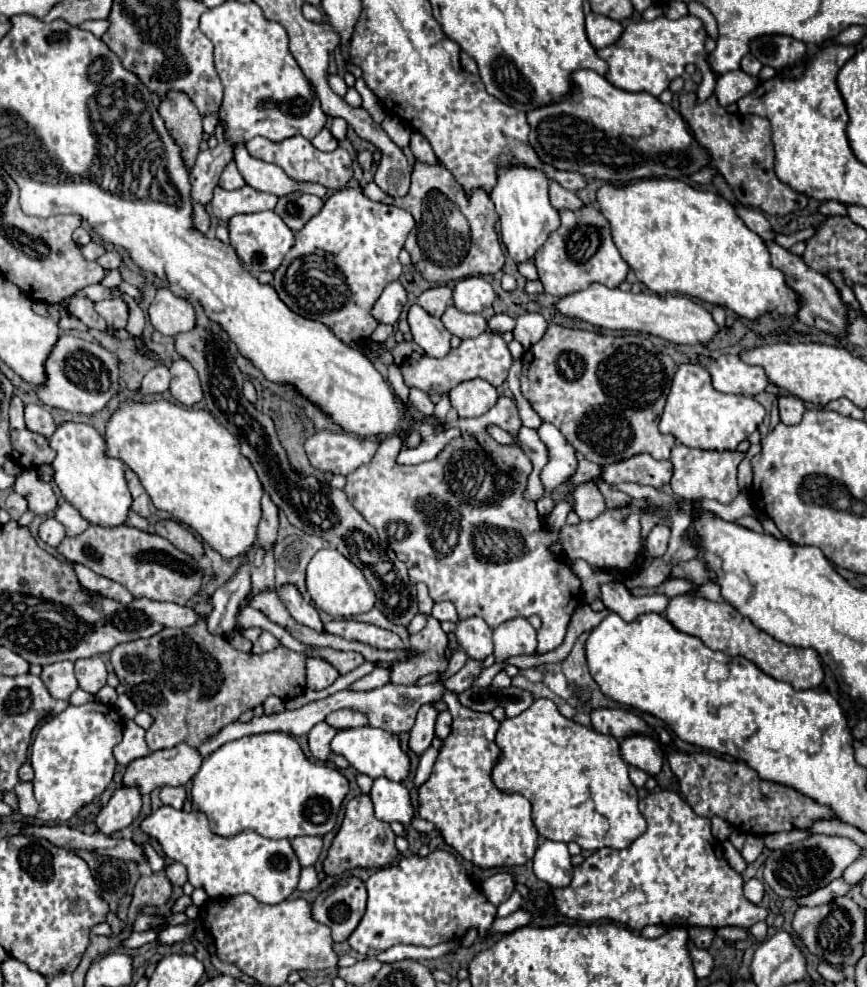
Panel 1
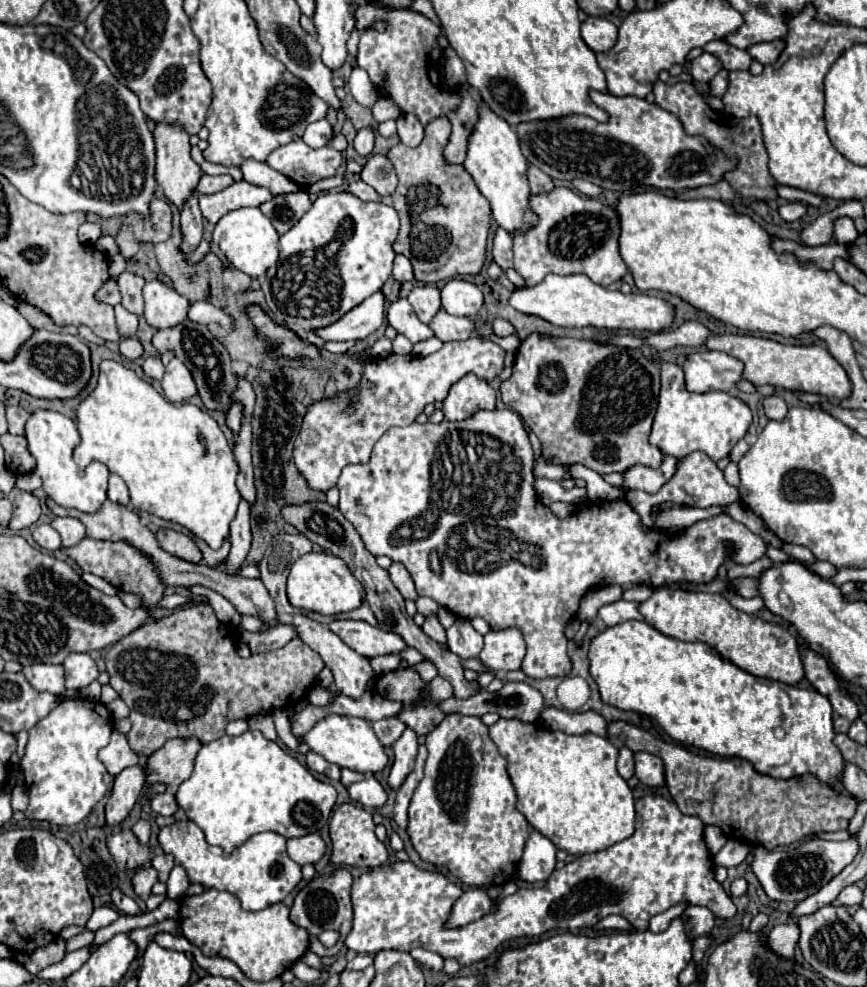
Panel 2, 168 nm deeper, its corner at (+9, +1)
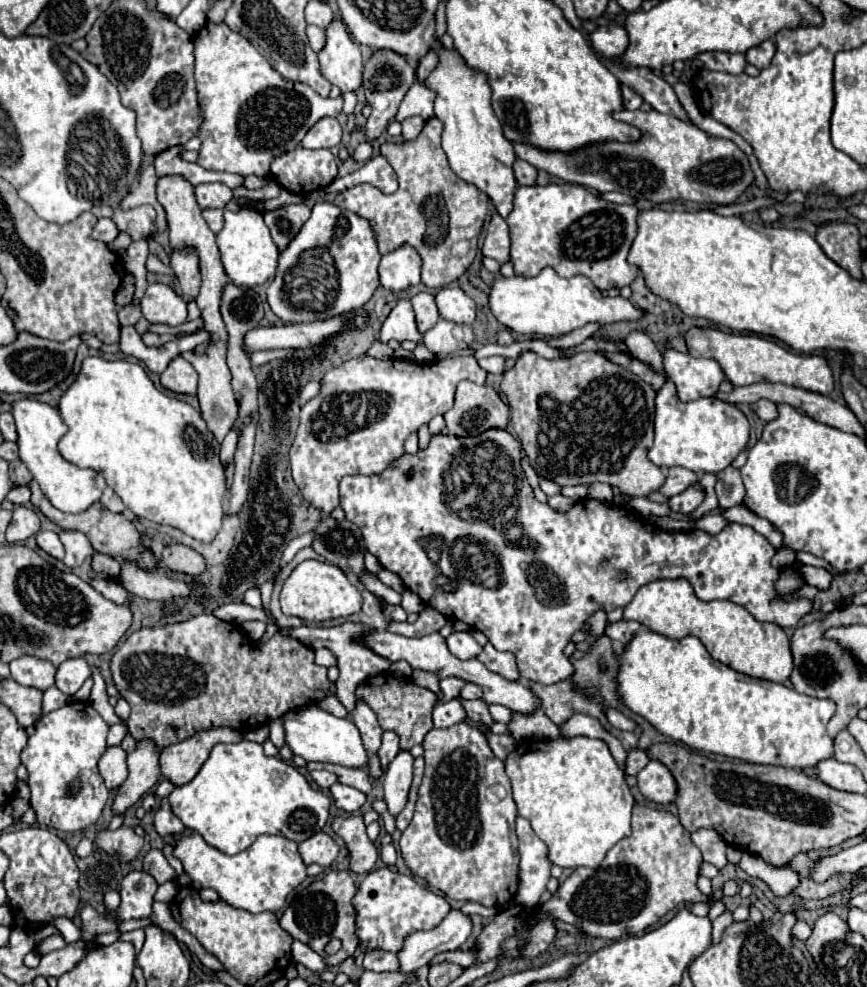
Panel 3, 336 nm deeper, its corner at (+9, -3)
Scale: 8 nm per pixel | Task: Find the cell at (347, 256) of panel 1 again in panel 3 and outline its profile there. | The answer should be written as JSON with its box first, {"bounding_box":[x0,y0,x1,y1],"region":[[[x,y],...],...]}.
{"bounding_box":[267,201,381,323],"region":[[[325,201],[315,203],[307,223],[301,227],[301,231],[289,243],[289,247],[279,255],[277,275],[267,289],[269,307],[285,323],[323,321],[359,309],[371,299],[371,295],[379,287],[379,273],[377,273],[379,261],[381,255],[377,251],[375,233],[371,233],[367,221],[363,221],[359,215],[351,211],[341,211],[333,203],[325,203]]]}

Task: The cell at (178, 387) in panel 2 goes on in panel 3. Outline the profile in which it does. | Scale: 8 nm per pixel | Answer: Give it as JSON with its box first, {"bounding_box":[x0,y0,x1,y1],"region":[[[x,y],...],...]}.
{"bounding_box":[161,355,197,395],"region":[[[179,355],[161,373],[161,385],[175,393],[195,395],[197,393],[197,371],[193,369],[193,365],[187,359],[183,359]]]}

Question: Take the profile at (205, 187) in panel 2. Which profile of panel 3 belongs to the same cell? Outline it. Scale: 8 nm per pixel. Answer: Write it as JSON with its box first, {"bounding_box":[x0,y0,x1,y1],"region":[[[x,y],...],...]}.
{"bounding_box":[195,183,233,209],"region":[[[203,183],[195,187],[195,197],[201,209],[223,209],[231,199],[233,191],[223,183]]]}

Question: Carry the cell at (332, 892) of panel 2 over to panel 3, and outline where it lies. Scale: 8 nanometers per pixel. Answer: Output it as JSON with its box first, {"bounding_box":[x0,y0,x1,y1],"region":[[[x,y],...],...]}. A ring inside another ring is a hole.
{"bounding_box":[279,871,359,967],"region":[[[331,871],[327,875],[323,875],[321,879],[313,881],[309,887],[301,889],[295,899],[291,901],[291,905],[285,909],[285,913],[279,919],[279,925],[293,937],[299,939],[301,943],[309,945],[313,951],[317,951],[325,963],[329,967],[343,963],[349,955],[353,955],[353,951],[359,945],[357,939],[357,931],[355,931],[355,919],[357,919],[357,911],[351,905],[351,899],[355,895],[357,887],[351,879],[349,873],[345,871]],[[333,939],[341,941],[341,949],[335,955],[325,953],[325,945]]]}

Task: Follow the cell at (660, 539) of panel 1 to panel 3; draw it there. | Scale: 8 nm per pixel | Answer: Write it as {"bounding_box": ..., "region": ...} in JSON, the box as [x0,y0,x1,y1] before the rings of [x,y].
{"bounding_box":[669,487,705,515],"region":[[[691,487],[675,497],[669,499],[669,507],[675,511],[675,513],[681,513],[681,515],[691,515],[699,505],[701,501],[705,499],[705,491],[701,487]]]}

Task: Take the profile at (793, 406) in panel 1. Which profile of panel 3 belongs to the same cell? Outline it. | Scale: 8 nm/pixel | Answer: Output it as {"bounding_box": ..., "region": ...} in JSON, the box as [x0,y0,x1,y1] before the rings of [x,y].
{"bounding_box":[751,399,777,421],"region":[[[767,399],[755,401],[755,403],[751,405],[751,409],[753,409],[753,411],[757,413],[757,417],[763,419],[763,421],[773,421],[773,419],[777,417],[777,407],[775,407],[775,403],[771,403],[771,401],[767,401]]]}

